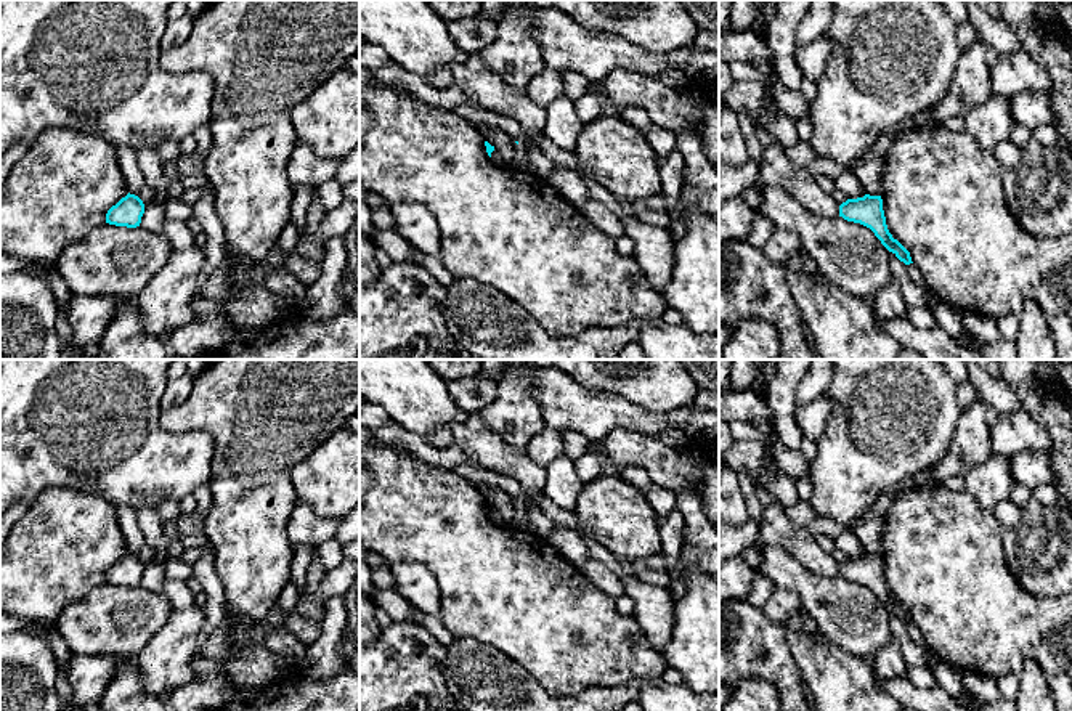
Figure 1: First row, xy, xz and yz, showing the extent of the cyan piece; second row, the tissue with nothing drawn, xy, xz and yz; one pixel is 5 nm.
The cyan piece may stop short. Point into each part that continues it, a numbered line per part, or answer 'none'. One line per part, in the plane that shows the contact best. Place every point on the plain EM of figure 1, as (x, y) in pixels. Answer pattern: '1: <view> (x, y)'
none

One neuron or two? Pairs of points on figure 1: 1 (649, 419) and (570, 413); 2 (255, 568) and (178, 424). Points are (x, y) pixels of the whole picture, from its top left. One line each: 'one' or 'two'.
1: one
2: one

